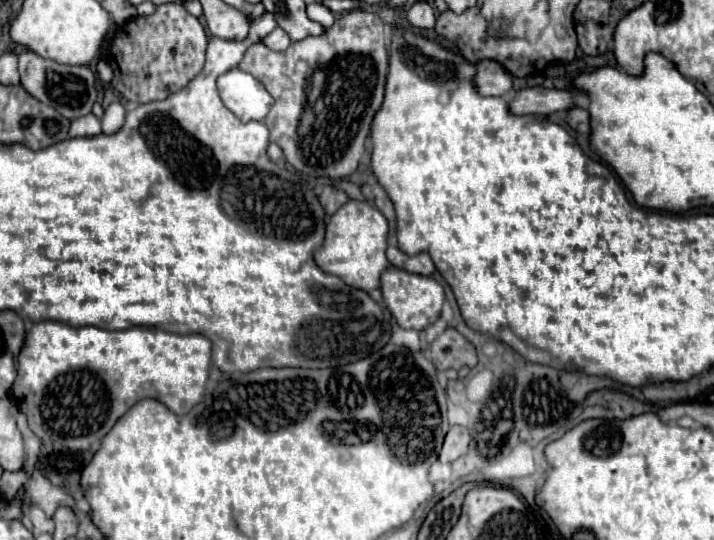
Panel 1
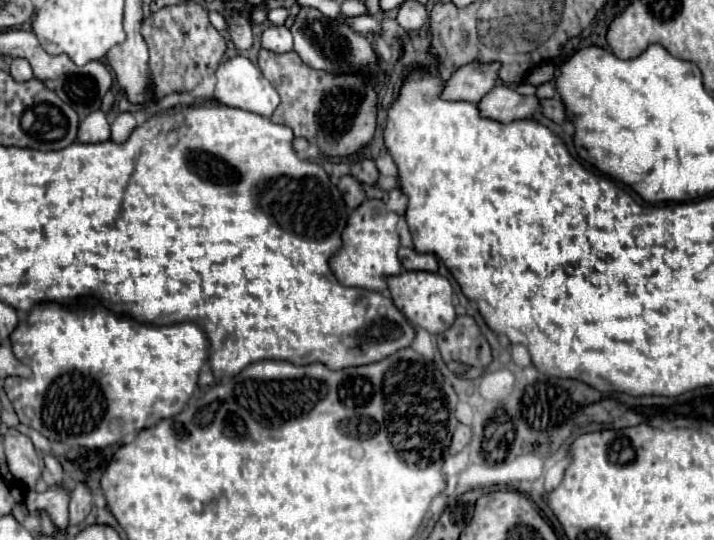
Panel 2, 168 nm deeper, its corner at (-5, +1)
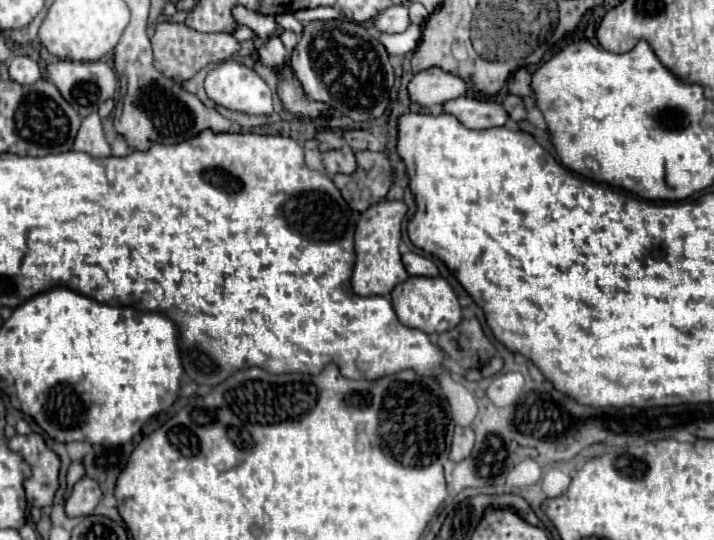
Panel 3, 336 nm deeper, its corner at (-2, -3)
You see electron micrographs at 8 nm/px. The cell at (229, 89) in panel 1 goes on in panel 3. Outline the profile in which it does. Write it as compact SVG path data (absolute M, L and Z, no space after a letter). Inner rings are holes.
M234 60L222 62L218 64L214 70L210 70L206 74L204 80L204 88L210 100L214 100L216 104L230 108L230 110L238 110L238 112L246 112L246 114L272 114L272 92L268 88L268 84L250 68L246 68L244 64L238 64Z

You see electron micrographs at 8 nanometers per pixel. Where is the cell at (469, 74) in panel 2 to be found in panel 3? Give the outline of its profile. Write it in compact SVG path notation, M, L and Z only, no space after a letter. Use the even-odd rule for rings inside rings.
M430 68L414 74L408 82L408 96L420 106L440 106L448 100L466 94L466 84L440 68Z

